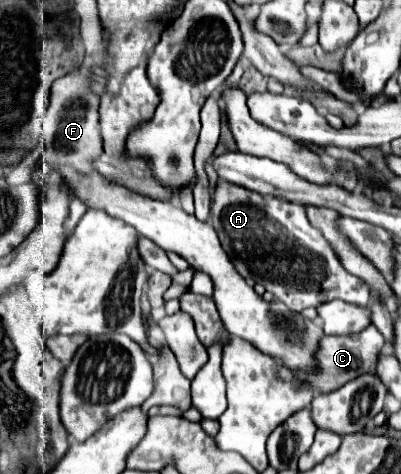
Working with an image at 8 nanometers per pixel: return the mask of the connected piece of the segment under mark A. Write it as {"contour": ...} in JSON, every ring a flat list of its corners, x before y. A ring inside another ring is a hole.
{"contour":[[226,182,216,186,212,216,212,226,236,270,242,276,254,278,290,310,302,312,304,308,320,306,336,298,350,304,368,306,368,284,342,268,330,244,320,236,320,232,316,232,316,228,310,226,300,204,274,196,266,198,258,192]]}

